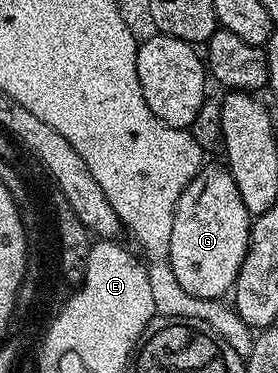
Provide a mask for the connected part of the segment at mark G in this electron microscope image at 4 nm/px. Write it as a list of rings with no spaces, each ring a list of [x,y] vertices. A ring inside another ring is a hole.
[[[210,164],[200,168],[189,182],[189,186],[185,186],[175,207],[169,271],[177,276],[177,282],[186,293],[196,298],[218,300],[226,297],[234,289],[235,279],[245,262],[245,254],[251,244],[253,218],[245,210],[245,202],[241,202],[241,194],[237,194],[237,182],[233,182],[231,173],[226,167],[219,165],[218,168],[217,165]]]

